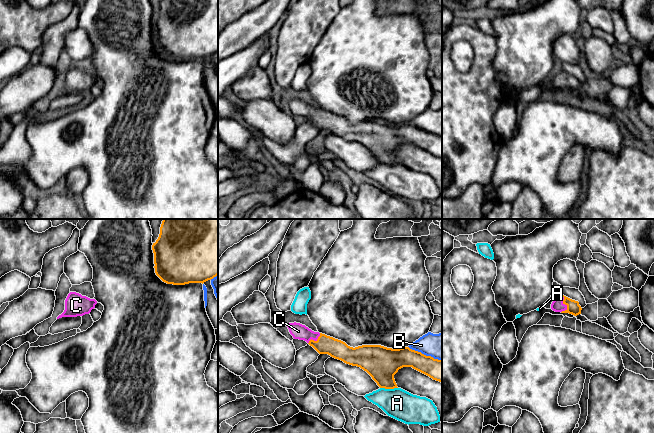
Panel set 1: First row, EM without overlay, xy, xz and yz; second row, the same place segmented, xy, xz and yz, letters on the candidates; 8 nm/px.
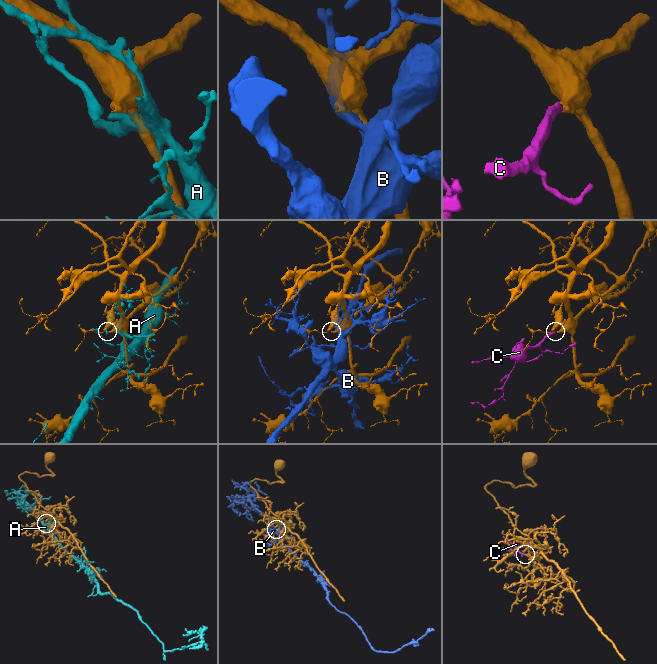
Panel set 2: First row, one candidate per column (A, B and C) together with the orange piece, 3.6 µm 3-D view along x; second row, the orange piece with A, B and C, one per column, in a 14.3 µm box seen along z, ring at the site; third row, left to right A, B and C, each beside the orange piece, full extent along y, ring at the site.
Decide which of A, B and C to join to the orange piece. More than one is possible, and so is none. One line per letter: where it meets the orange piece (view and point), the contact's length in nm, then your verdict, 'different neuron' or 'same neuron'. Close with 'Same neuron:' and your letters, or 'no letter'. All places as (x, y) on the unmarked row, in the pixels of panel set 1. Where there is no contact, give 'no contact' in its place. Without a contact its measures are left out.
A: contact xz (389, 164); length 140 nm; different neuron
B: contact xz (425, 131); length 300 nm; different neuron
C: contact yz (564, 79); length 140 nm; same neuron
Same neuron: C

